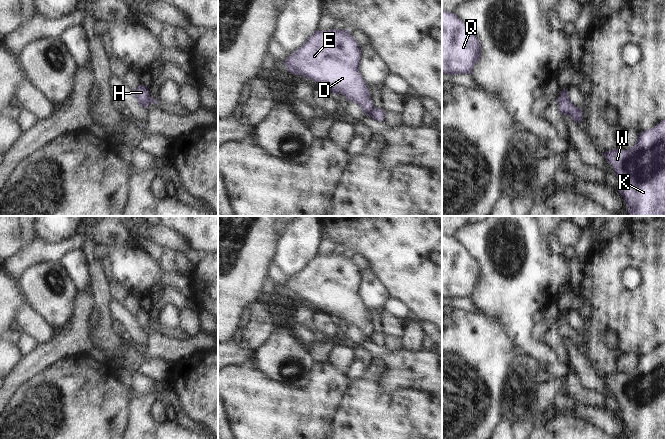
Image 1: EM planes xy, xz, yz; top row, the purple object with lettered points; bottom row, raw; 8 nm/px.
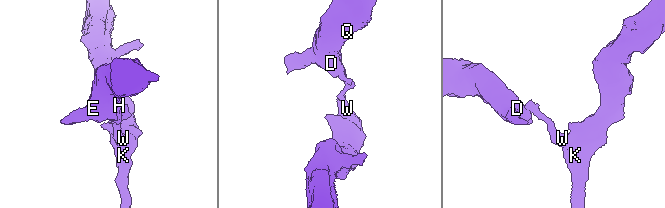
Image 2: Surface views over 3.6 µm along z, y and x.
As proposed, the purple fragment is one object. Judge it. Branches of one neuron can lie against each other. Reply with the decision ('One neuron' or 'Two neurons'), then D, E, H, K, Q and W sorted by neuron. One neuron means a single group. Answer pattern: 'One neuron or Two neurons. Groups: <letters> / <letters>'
Two neurons. Groups: D E H Q / K W.

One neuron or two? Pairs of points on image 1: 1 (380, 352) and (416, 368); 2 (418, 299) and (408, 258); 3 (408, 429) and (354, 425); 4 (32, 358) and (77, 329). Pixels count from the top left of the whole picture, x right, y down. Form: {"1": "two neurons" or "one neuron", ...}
{"1": "one neuron", "2": "one neuron", "3": "one neuron", "4": "one neuron"}

